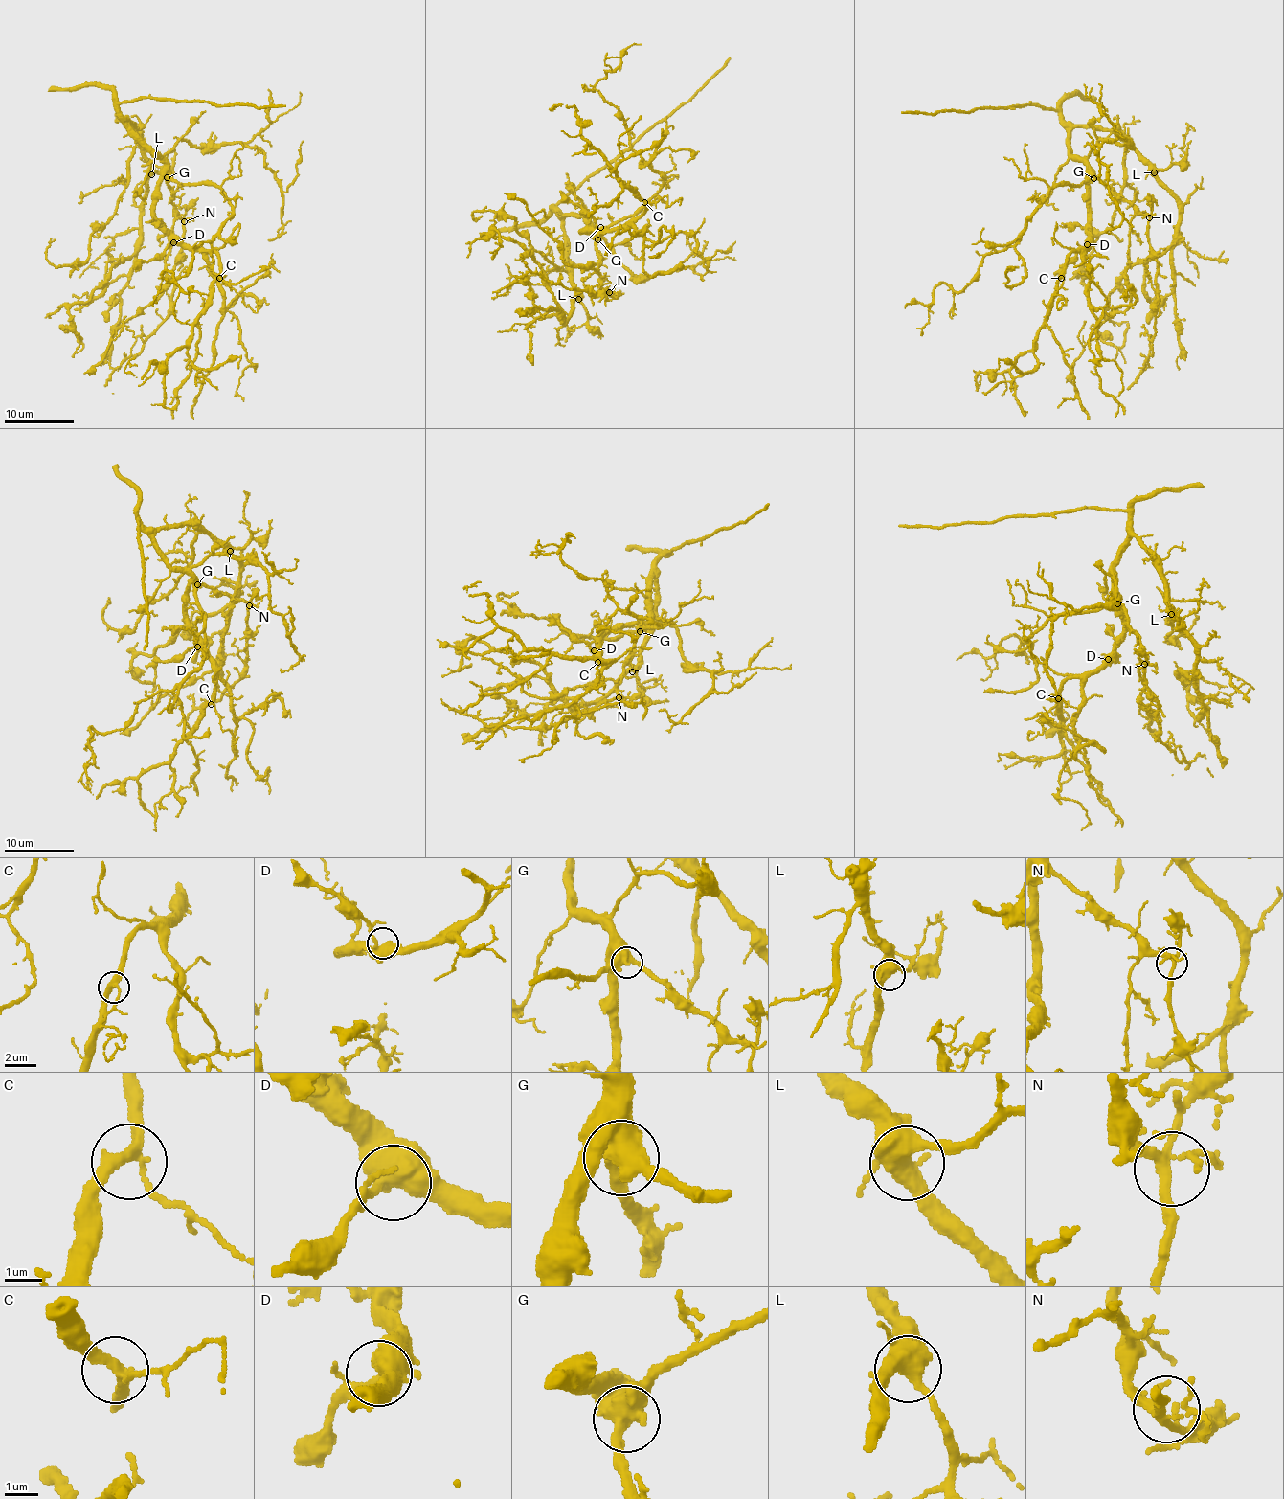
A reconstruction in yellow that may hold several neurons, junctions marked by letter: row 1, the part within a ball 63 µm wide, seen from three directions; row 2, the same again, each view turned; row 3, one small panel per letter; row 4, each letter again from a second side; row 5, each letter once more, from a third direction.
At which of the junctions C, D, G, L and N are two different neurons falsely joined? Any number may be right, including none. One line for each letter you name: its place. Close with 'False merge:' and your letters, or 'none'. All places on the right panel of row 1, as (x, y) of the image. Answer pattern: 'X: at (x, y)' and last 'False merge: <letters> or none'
False merge: none

